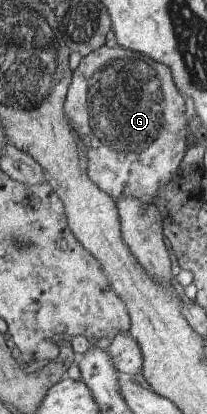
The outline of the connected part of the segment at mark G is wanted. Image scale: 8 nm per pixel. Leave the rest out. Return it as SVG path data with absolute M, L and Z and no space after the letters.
M103 44L101 48L97 48L95 52L91 52L82 57L81 64L75 69L75 84L71 84L71 96L67 96L67 118L71 120L73 128L79 132L81 142L85 144L87 150L87 172L91 172L91 178L99 184L99 188L109 194L112 198L119 196L133 196L141 202L153 203L159 192L175 180L179 180L181 172L181 162L187 154L187 135L191 133L191 120L187 119L187 96L183 96L183 92L179 92L177 85L174 83L173 73L169 66L161 64L161 62L153 60L149 56L140 52L132 51L130 48L113 47Z

